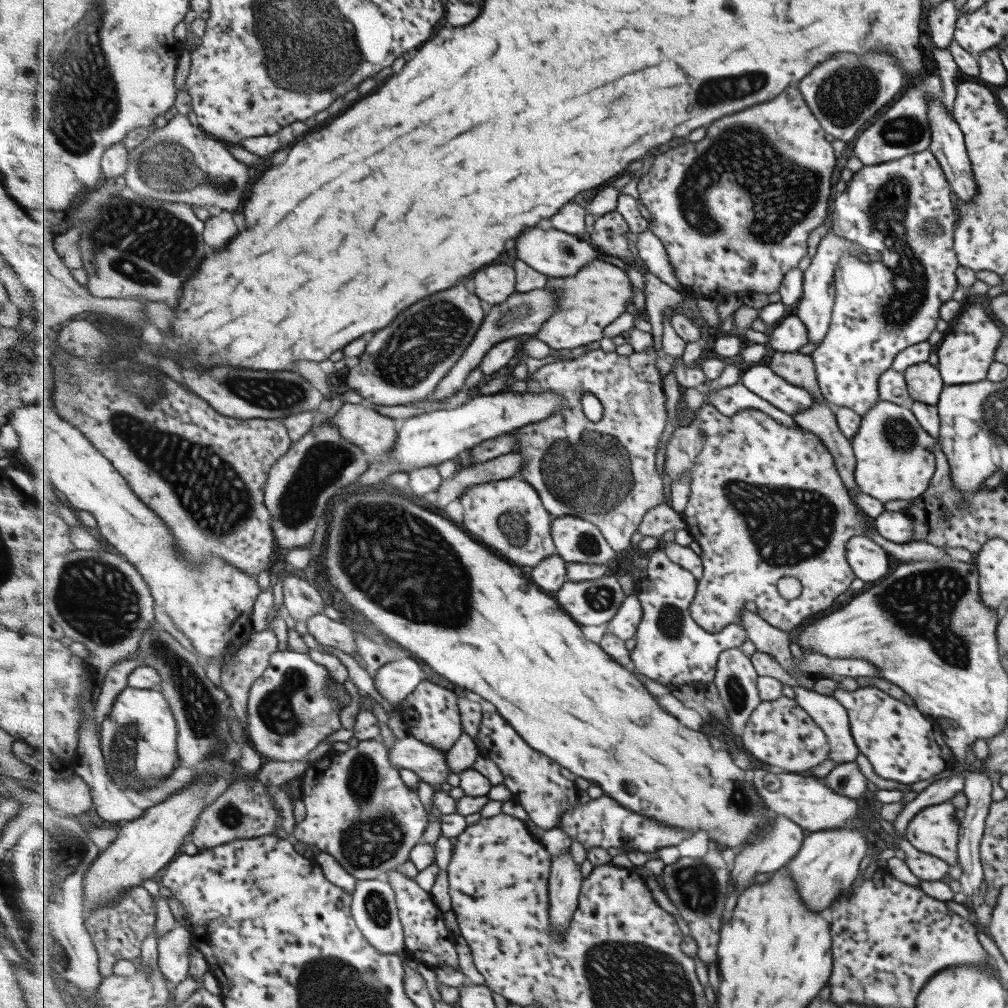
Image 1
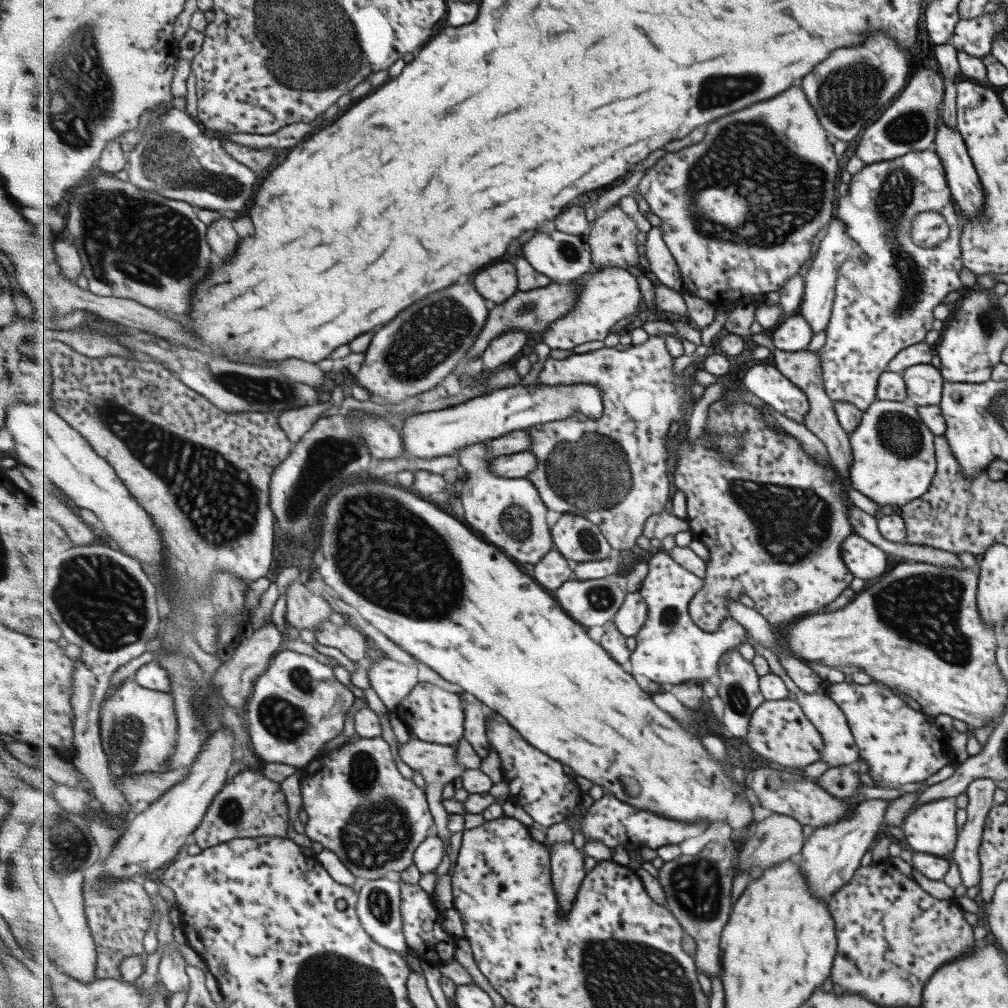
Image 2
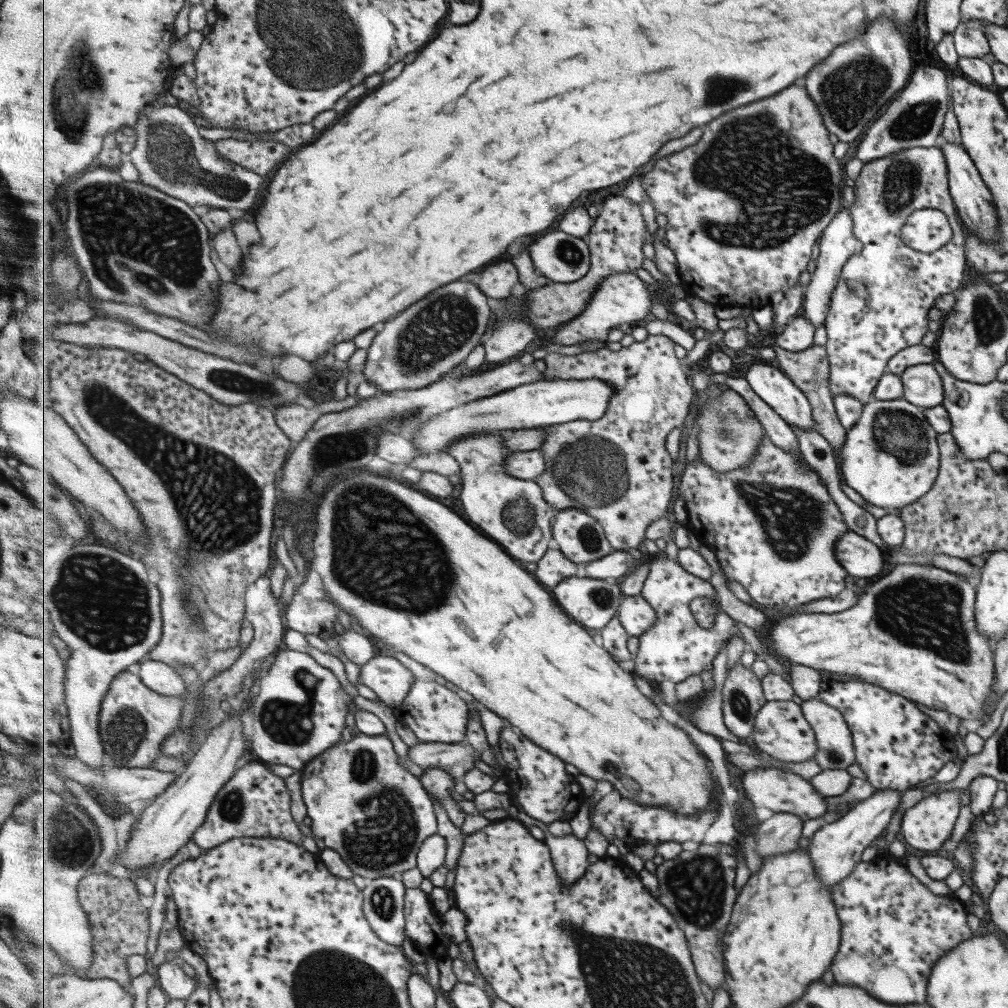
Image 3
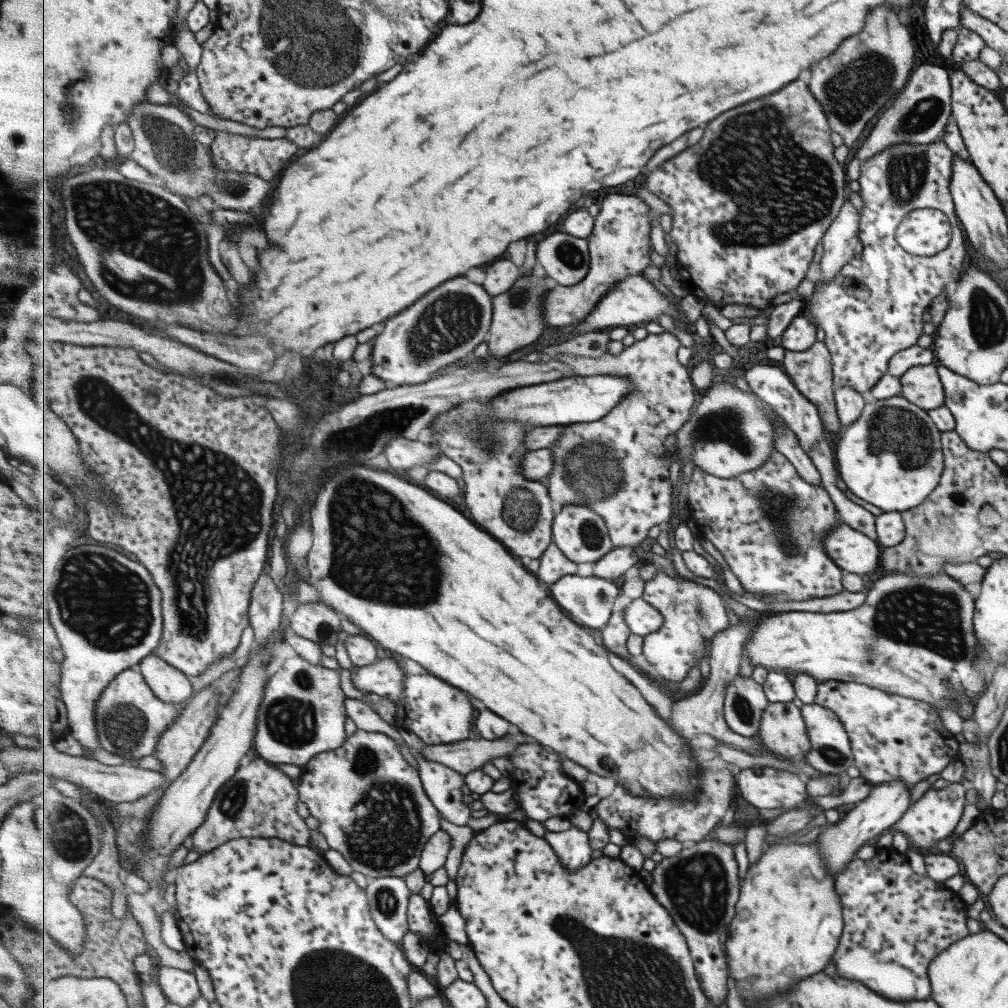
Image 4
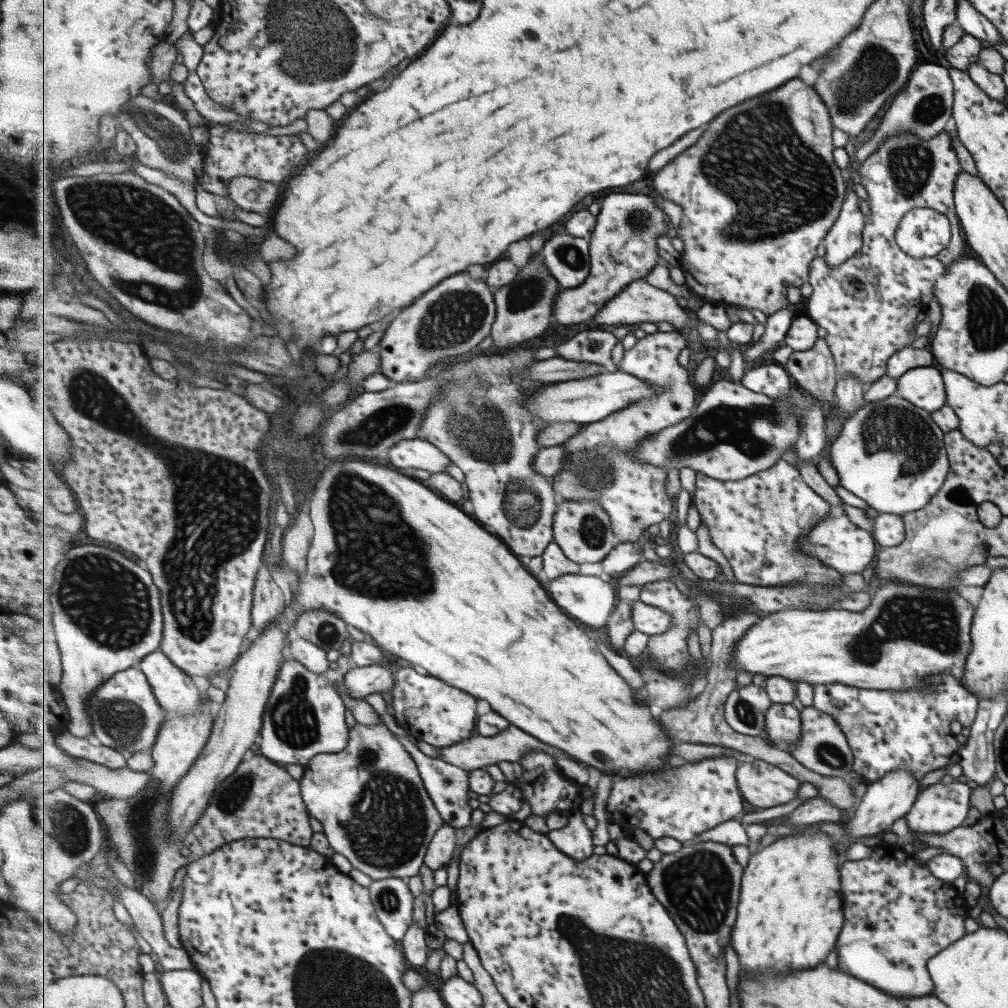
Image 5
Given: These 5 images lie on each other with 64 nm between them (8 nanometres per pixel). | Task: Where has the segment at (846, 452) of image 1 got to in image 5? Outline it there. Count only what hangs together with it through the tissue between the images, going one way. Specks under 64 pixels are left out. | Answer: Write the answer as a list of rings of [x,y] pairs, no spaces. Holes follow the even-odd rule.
[[[817,337],[809,350],[793,351],[785,364],[785,368],[801,388],[803,394],[823,405],[828,412],[827,408],[831,408],[831,400],[833,400],[833,386],[836,384],[835,376],[833,376],[832,352],[825,340]]]

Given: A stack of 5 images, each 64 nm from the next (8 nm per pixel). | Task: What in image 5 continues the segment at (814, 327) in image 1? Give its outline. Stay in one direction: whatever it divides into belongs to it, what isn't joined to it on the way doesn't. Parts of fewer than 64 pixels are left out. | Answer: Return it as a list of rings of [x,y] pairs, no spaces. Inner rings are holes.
[[[853,182],[848,185],[848,196],[841,205],[840,216],[833,221],[823,241],[825,255],[822,258],[824,267],[833,269],[845,260],[859,253],[863,245],[861,229],[864,228],[865,217],[859,211],[858,197],[852,191]]]

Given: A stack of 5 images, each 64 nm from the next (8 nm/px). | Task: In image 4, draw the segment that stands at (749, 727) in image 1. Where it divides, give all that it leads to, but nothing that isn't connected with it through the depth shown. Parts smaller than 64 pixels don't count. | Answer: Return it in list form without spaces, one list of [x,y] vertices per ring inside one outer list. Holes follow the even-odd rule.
[[[770,702],[763,711],[761,730],[759,731],[761,742],[767,746],[767,751],[783,756],[783,759],[796,759],[797,756],[805,756],[809,752],[809,737],[807,727],[801,718],[801,707],[793,702]]]

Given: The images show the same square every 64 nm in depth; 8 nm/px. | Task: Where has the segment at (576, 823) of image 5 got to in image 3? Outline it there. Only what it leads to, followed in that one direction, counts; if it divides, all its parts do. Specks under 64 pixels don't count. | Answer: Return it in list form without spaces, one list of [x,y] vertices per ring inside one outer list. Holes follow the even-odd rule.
[[[514,804],[509,806],[507,814],[510,818],[519,820],[524,826],[537,826],[547,834],[545,841],[552,851],[557,874],[567,886],[573,886],[575,882],[579,882],[579,878],[585,876],[587,868],[590,866],[589,855],[591,852],[583,839],[577,838],[572,832],[559,837],[551,835],[545,823],[528,816],[521,806],[517,807]]]

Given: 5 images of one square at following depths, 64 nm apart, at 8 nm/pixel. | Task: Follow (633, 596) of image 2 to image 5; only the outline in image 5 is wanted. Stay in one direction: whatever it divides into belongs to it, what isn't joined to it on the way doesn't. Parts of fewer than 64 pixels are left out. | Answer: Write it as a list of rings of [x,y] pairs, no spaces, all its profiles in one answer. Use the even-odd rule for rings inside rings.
[[[641,600],[633,605],[633,622],[637,631],[648,635],[662,635],[673,627],[671,612],[653,606]]]

